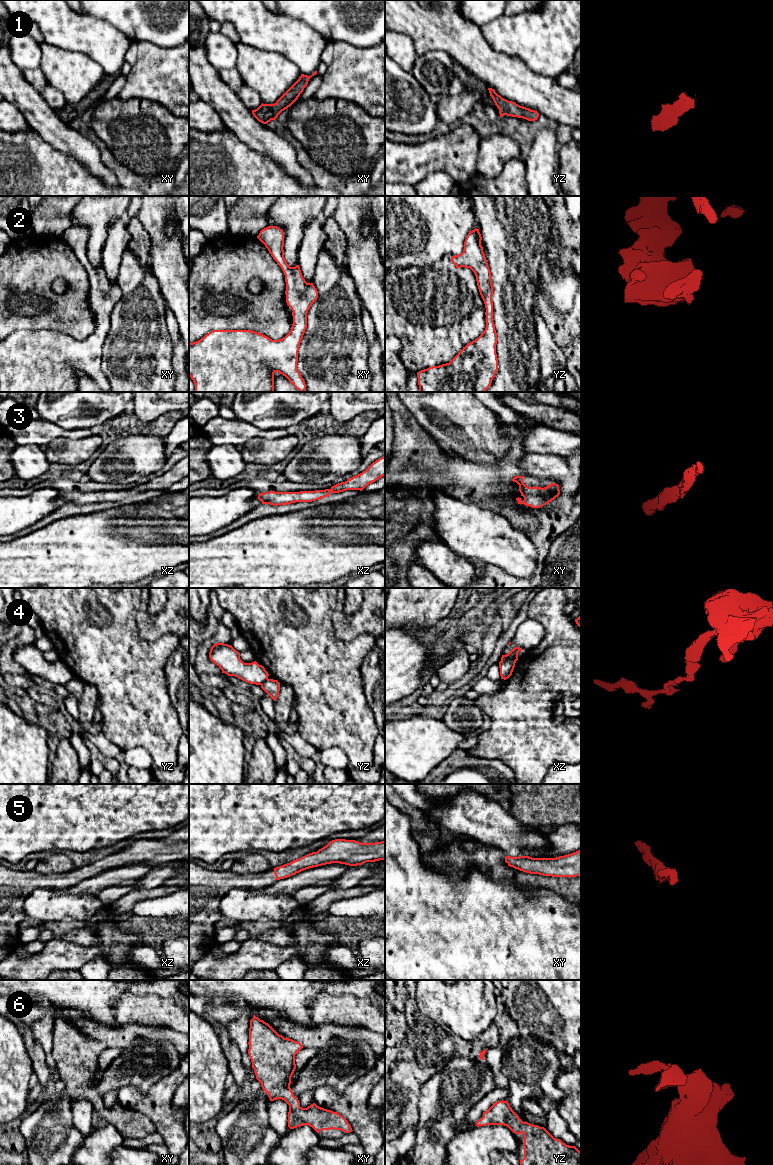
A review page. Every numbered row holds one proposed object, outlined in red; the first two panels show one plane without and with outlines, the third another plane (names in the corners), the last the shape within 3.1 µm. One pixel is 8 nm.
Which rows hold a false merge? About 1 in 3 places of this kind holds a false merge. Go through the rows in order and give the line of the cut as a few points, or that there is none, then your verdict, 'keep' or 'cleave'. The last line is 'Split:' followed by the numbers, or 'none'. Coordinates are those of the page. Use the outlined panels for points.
1: cut none; keep
2: cut none; keep
3: cut none; keep
4: cut xz (501, 659), (515, 661); cleave
5: cut none; keep
6: cut none; keep
Split: 4

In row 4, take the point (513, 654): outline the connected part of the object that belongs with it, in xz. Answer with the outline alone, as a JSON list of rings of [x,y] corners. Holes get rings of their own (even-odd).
[[[515,647],[513,648],[508,654],[502,655],[501,660],[513,660],[517,661],[518,660],[518,653],[522,650],[520,647]]]

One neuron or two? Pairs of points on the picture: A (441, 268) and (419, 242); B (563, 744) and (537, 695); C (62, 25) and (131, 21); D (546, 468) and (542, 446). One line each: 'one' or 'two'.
A: two
B: one
C: two
D: two

